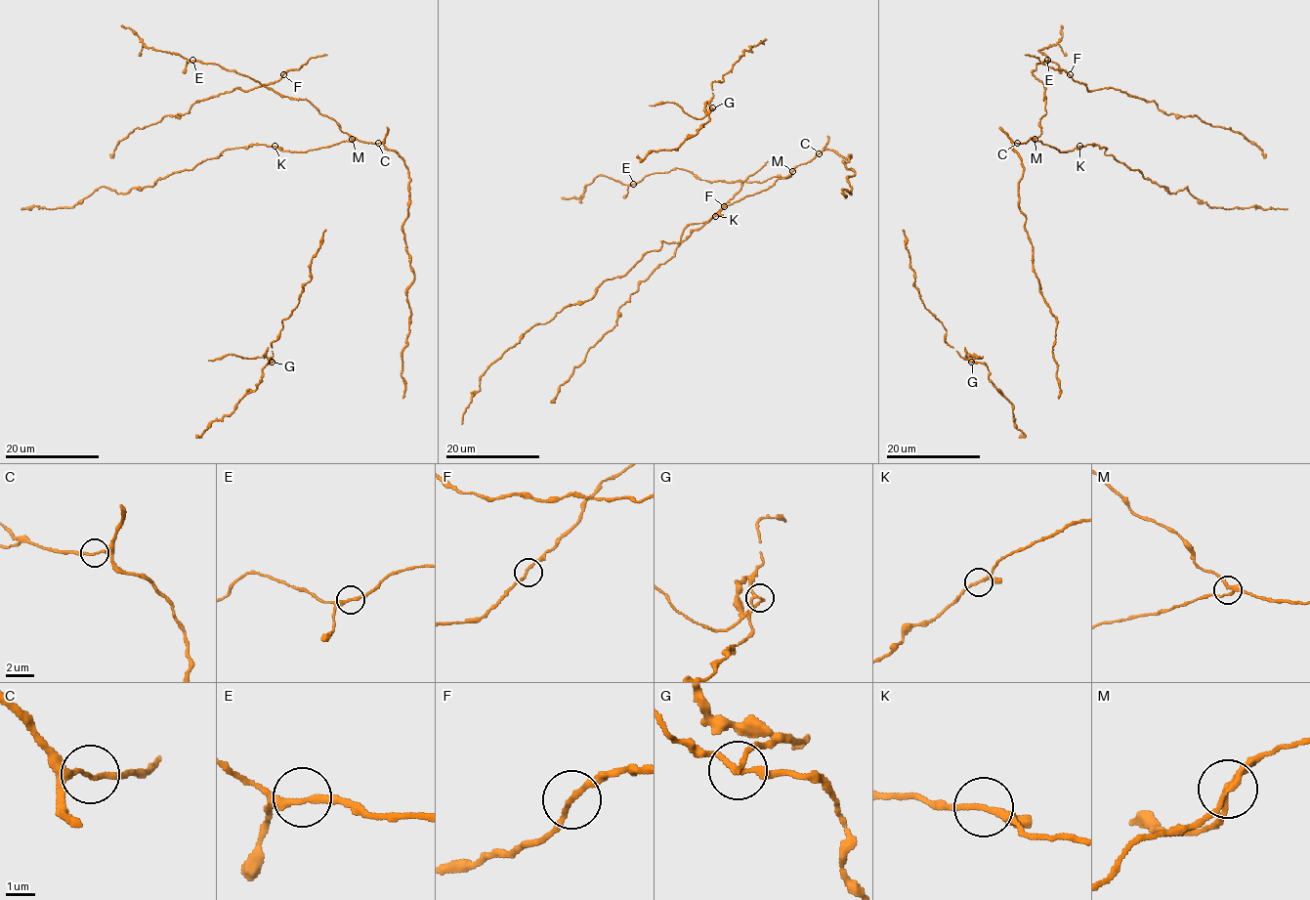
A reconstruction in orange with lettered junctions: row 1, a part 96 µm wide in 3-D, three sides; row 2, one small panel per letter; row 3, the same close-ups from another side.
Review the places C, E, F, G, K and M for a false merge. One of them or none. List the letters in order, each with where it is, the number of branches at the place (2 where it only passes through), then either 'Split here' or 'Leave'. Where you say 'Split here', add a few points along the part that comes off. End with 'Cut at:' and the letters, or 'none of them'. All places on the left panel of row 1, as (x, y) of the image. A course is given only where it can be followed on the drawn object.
C: Place: (378, 143). Branches: 2. Leave
E: Place: (192, 60). Branches: 3. Leave
F: Place: (283, 74). Branches: 2. Leave
G: Place: (272, 362). Branches: 3. Split here. Course of the part to remove: (272, 362), (270, 358), (241, 358), (232, 355), (209, 361)
K: Place: (274, 146). Branches: 3. Leave
M: Place: (352, 139). Branches: 3. Leave
Cut at: G

